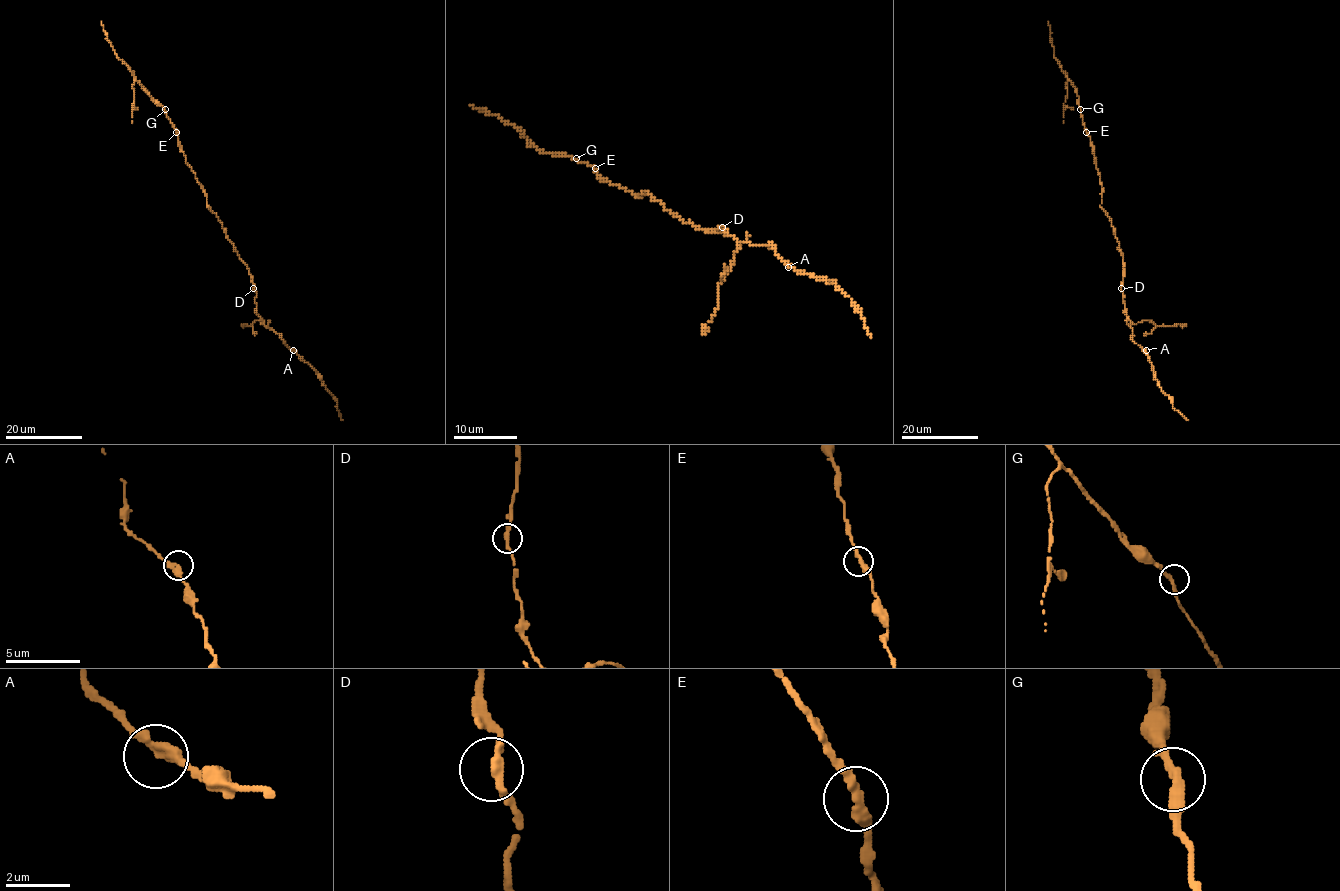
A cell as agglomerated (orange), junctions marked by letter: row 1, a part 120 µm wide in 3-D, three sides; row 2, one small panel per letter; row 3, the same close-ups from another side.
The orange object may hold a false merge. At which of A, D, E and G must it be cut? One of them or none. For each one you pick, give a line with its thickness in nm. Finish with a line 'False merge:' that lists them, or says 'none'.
False merge: none

